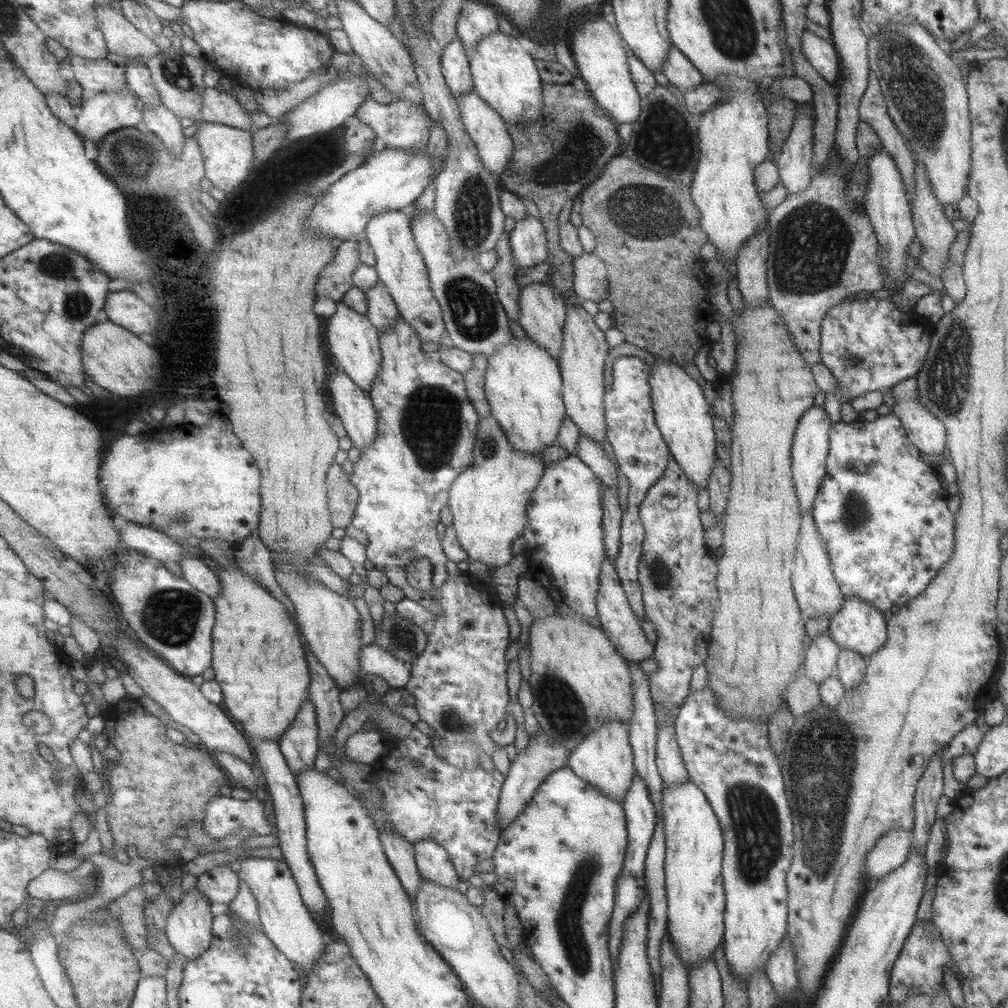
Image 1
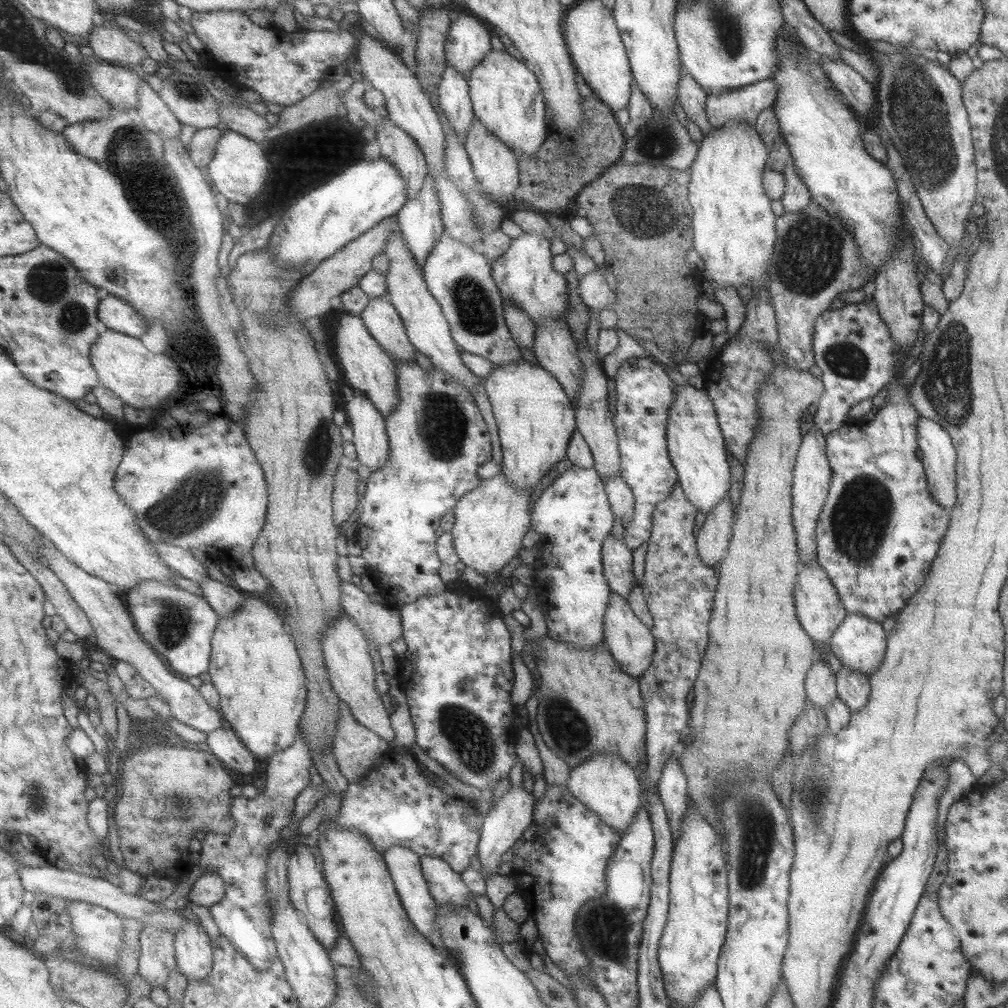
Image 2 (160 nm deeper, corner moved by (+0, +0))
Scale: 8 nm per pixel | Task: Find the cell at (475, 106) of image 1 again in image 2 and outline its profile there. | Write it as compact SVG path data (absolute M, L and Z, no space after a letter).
M478 119L474 120L474 126L470 130L468 139L465 142L466 149L470 154L470 159L473 163L475 176L478 178L478 181L485 189L485 193L490 194L497 192L495 198L491 198L495 201L495 204L499 206L507 206L511 202L511 198L515 194L515 190L518 189L520 182L518 181L518 161L516 158L515 152L511 150L508 146L505 146L502 142L499 142L488 130L487 127Z

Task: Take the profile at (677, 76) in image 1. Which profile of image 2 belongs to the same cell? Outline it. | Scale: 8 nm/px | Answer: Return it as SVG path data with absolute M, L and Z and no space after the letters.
M685 70L681 71L676 93L677 102L683 109L686 120L693 122L702 136L706 136L713 129L705 114L705 101L708 94L701 90L701 87Z

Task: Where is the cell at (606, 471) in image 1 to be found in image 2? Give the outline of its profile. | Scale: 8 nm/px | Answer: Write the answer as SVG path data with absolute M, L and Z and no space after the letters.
M619 474L604 478L603 484L614 518L625 527L633 516L634 496L631 489Z

